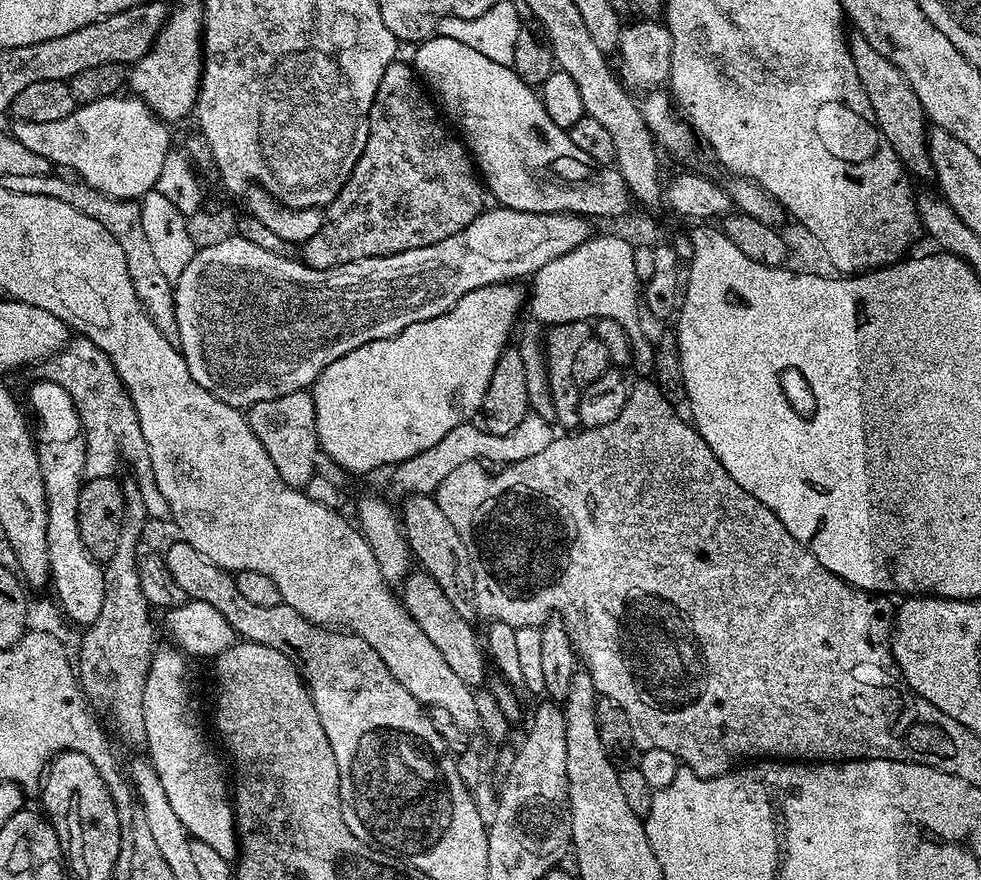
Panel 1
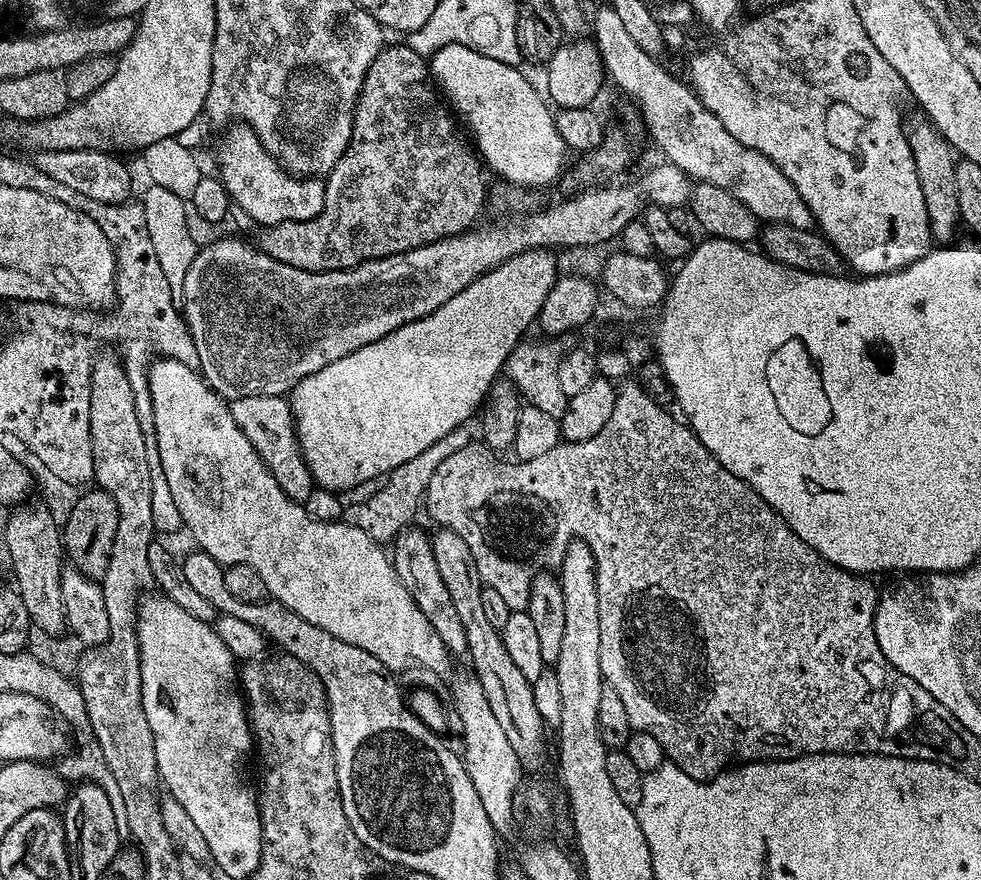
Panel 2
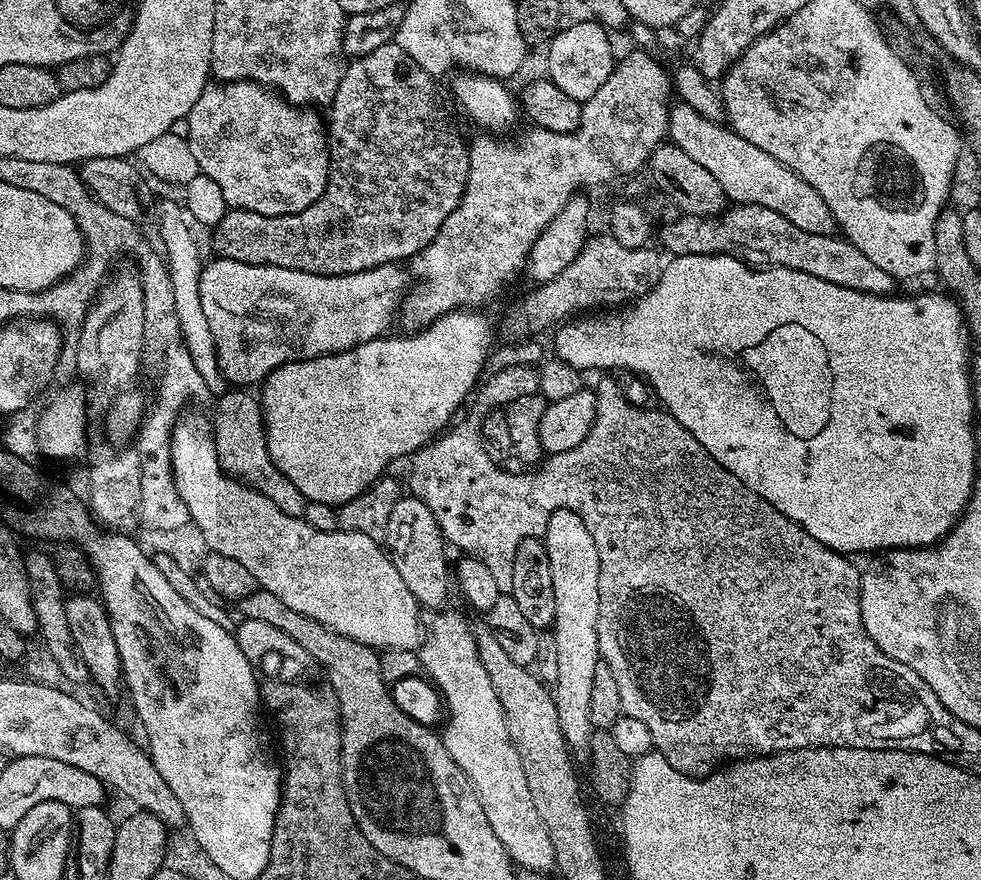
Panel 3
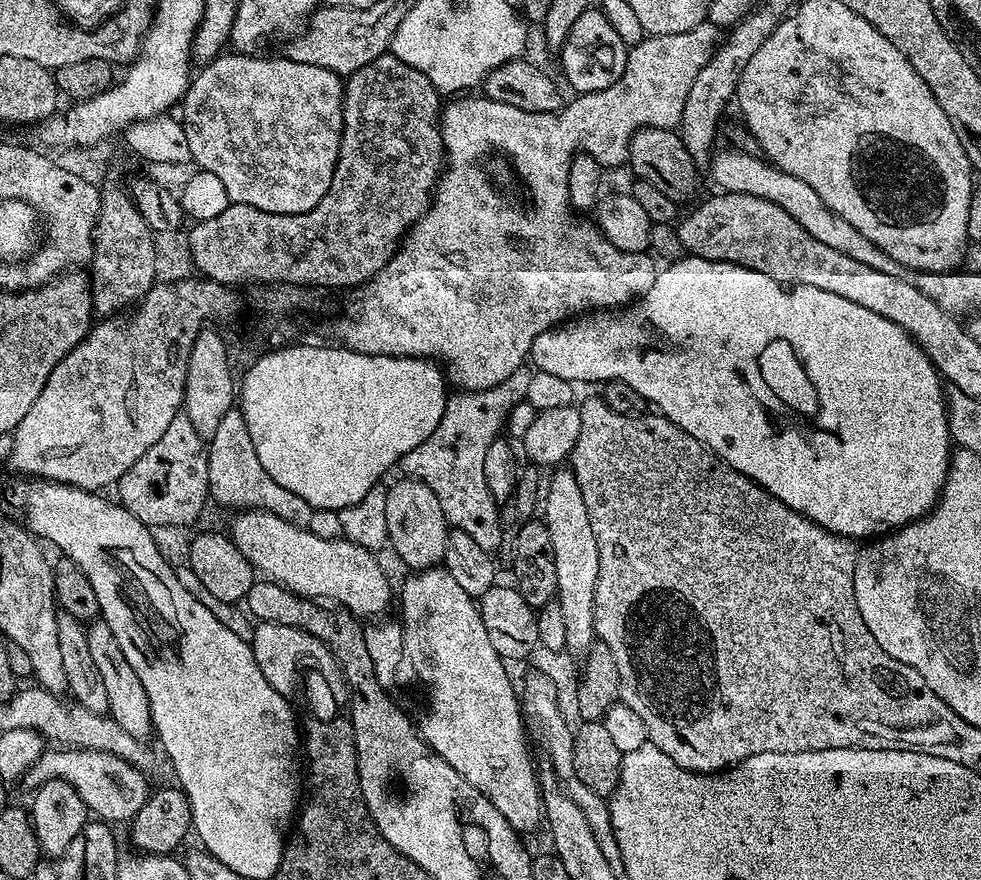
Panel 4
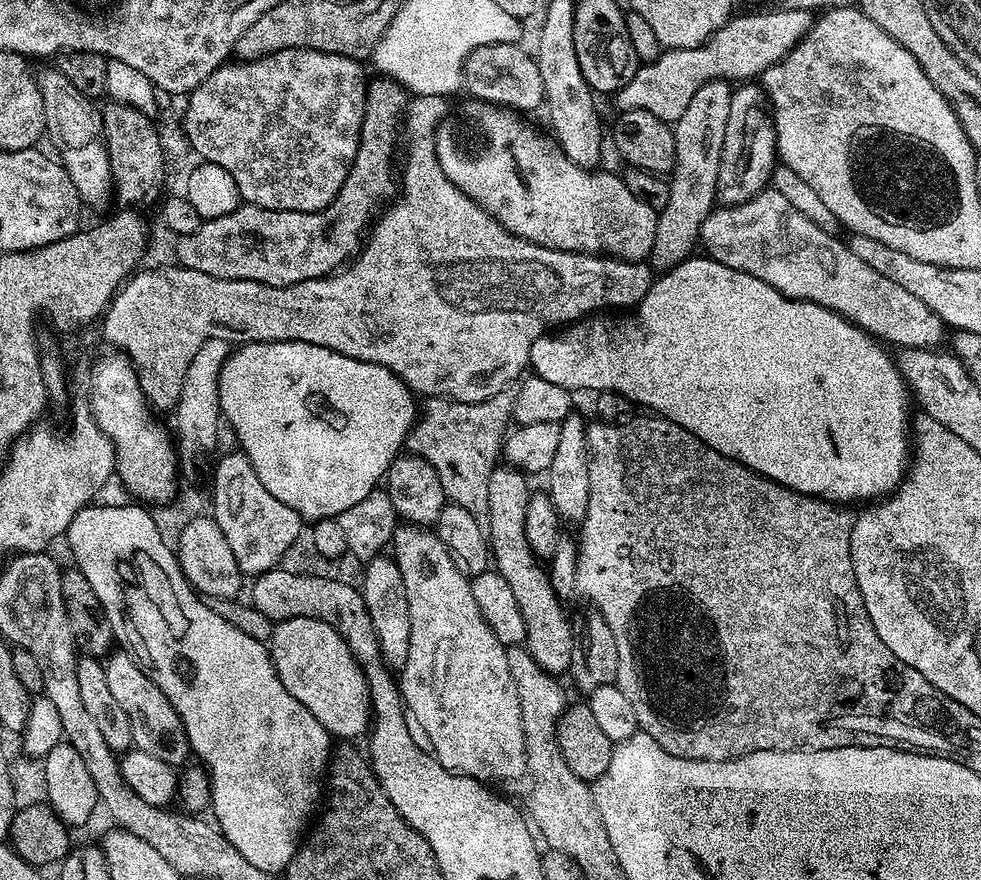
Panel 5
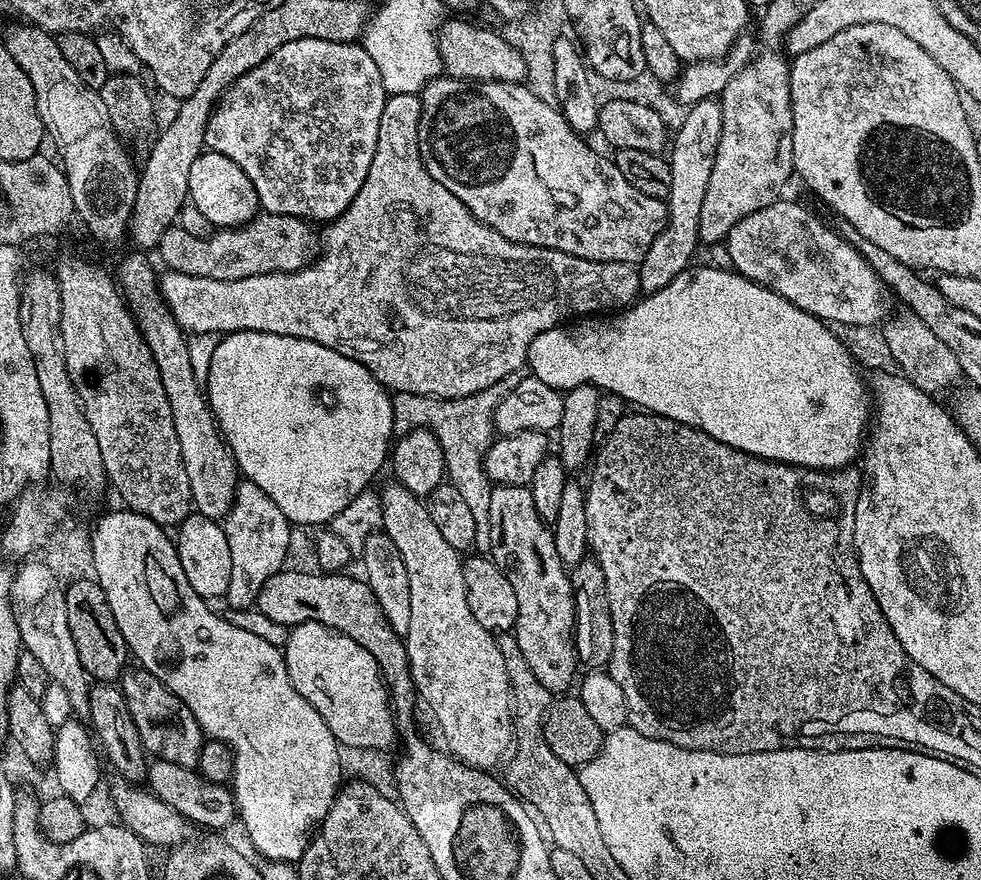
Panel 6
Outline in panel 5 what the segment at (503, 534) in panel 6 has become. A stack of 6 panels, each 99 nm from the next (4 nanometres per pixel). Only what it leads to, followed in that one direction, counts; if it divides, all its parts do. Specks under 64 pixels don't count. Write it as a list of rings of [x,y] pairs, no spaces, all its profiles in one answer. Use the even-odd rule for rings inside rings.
[[[493,467],[488,474],[486,502],[488,523],[486,535],[490,545],[490,560],[495,571],[510,582],[514,602],[522,610],[524,623],[523,647],[528,649],[530,658],[546,672],[567,673],[572,666],[572,657],[578,648],[578,640],[572,637],[572,624],[564,613],[565,605],[556,596],[545,565],[530,550],[526,542],[526,502],[530,495],[529,477],[517,468]],[[542,564],[542,565],[540,565]],[[576,648],[576,649],[575,649]]]

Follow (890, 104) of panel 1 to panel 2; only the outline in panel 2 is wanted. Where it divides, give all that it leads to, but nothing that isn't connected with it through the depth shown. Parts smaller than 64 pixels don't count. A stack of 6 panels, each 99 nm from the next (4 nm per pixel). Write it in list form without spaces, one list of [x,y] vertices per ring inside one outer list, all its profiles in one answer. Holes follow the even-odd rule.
[[[915,115],[903,117],[904,138],[909,146],[909,154],[913,158],[918,186],[922,186],[922,202],[926,202],[926,218],[932,231],[932,239],[937,245],[947,246],[957,239],[956,227],[961,227],[962,224],[958,206],[954,153],[927,116]]]

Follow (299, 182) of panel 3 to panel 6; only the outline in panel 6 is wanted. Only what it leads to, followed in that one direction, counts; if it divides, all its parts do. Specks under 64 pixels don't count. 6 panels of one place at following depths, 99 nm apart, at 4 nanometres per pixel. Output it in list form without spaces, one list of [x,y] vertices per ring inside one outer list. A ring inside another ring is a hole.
[[[298,38],[298,42],[286,42],[286,46],[278,46],[266,62],[254,66],[250,74],[242,74],[238,82],[230,85],[221,96],[216,108],[206,122],[204,146],[207,151],[226,154],[230,162],[238,162],[242,166],[242,174],[254,182],[254,190],[260,199],[263,211],[287,216],[299,216],[309,222],[331,222],[343,214],[354,202],[354,194],[362,190],[366,182],[366,174],[370,174],[370,162],[374,162],[374,146],[378,146],[378,122],[382,119],[382,106],[388,99],[388,93],[382,86],[382,74],[378,74],[378,66],[374,66],[374,58],[366,54],[363,43],[360,42],[330,42],[326,38]]]

